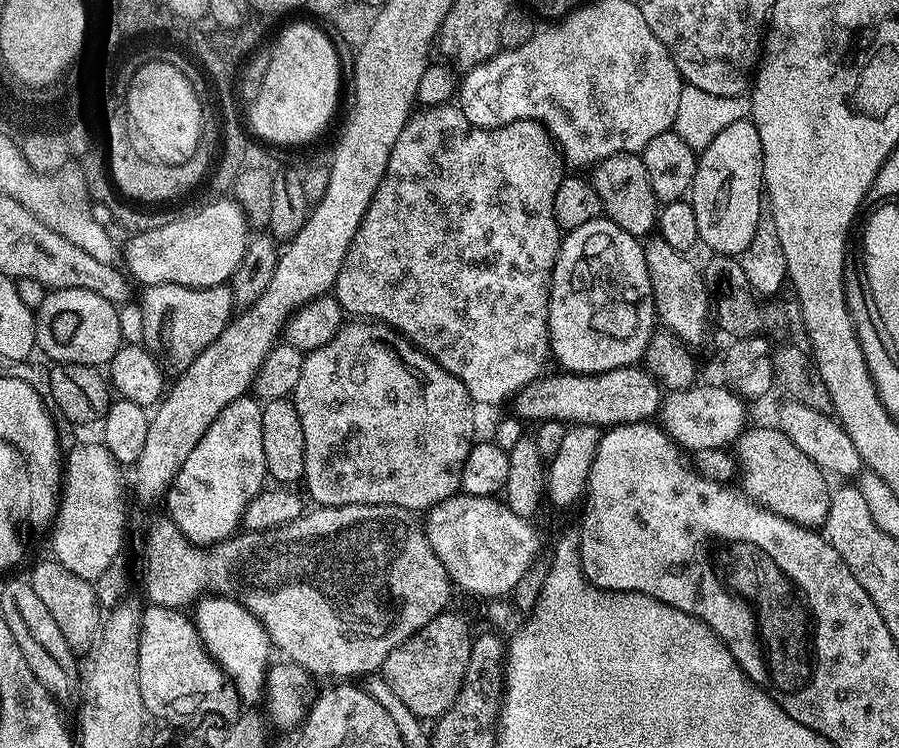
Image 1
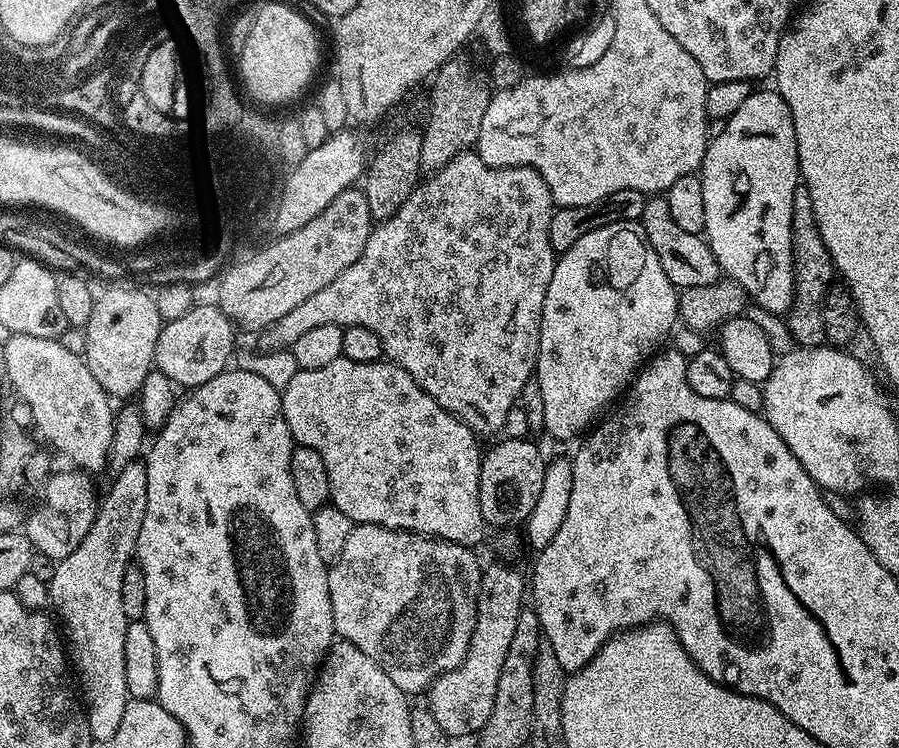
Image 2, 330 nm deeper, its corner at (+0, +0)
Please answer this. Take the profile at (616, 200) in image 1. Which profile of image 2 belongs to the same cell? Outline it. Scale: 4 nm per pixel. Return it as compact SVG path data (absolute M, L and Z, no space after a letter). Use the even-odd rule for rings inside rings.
M656 194L645 199L638 223L654 254L658 254L658 262L662 262L662 270L666 270L666 278L670 278L676 289L710 286L710 282L721 279L720 263L708 249L707 239L703 235L695 236L689 234L687 230L680 229L670 215L670 206L663 195Z

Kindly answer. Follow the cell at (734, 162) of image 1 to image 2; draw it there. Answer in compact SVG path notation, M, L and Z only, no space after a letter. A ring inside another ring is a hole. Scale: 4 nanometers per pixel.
M753 90L748 95L746 102L734 110L734 114L728 120L723 121L720 133L713 135L708 141L708 149L704 155L704 161L698 169L700 181L702 182L702 198L706 202L706 226L703 235L708 241L708 249L714 254L714 258L720 263L721 273L727 279L738 282L742 290L747 292L753 301L756 300L764 308L772 308L779 300L787 301L796 294L796 274L792 267L792 215L794 214L794 194L801 183L800 167L798 166L798 148L794 138L794 118L790 118L790 106L780 97L775 90L760 92Z

